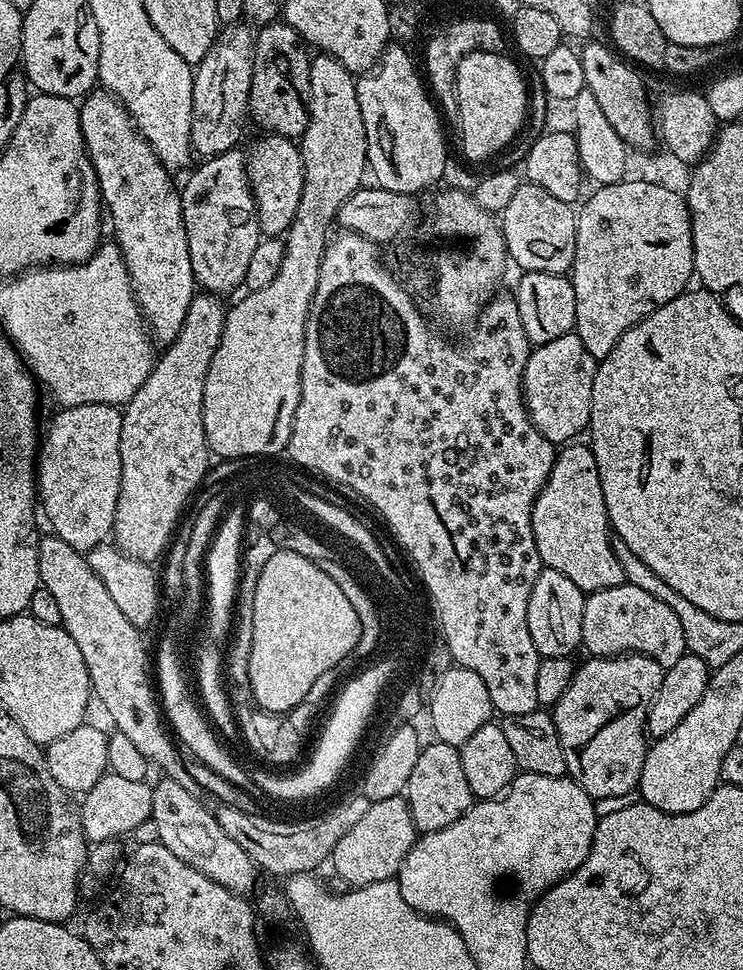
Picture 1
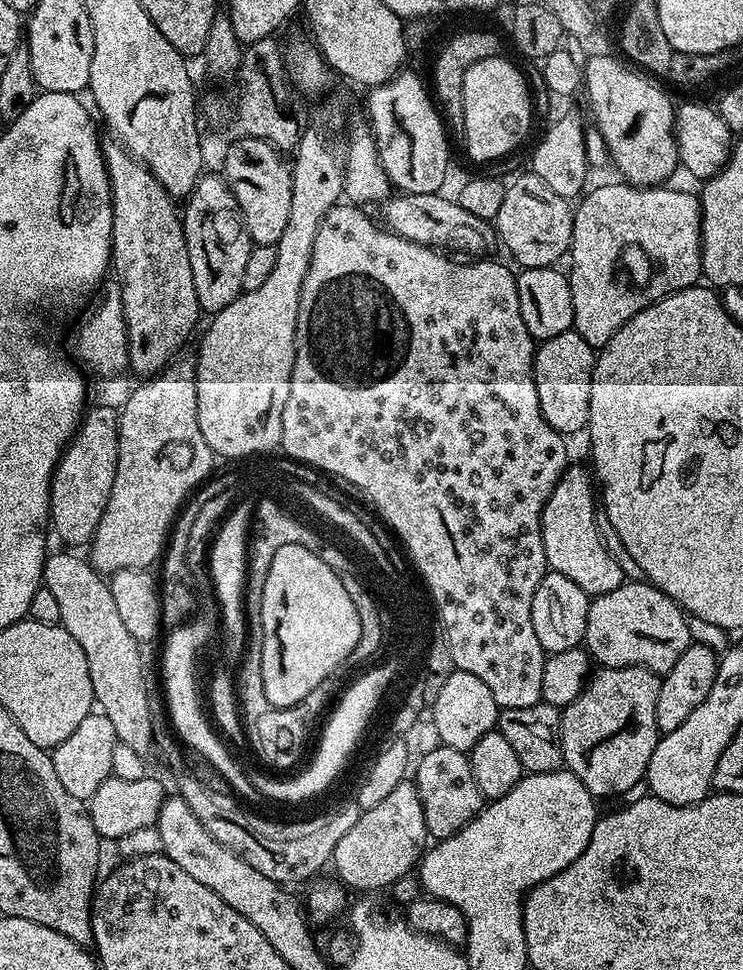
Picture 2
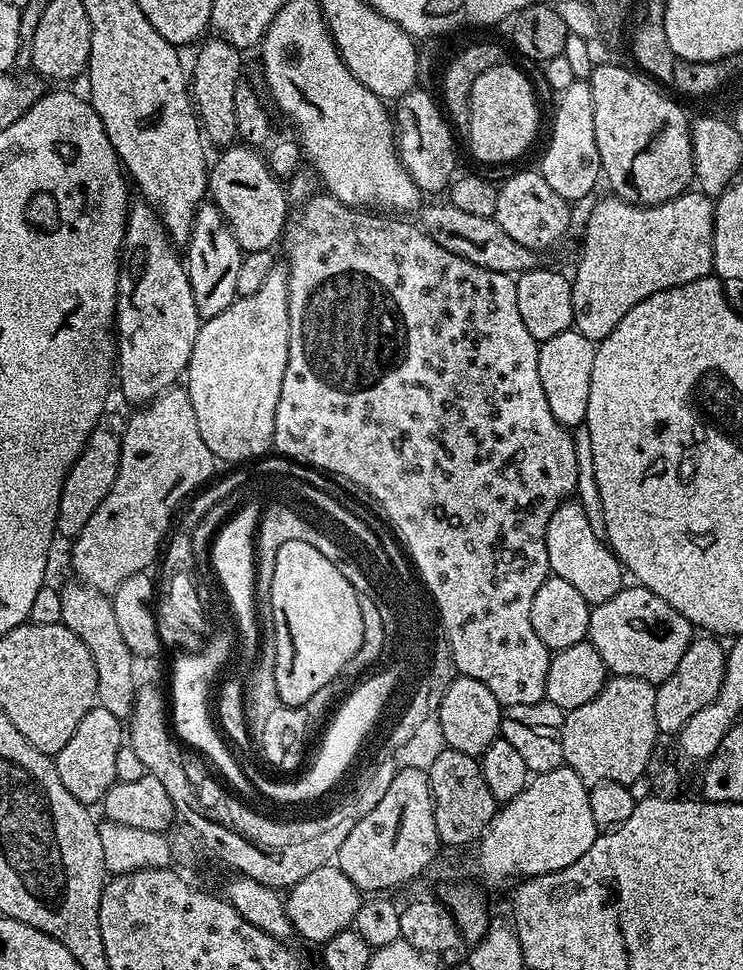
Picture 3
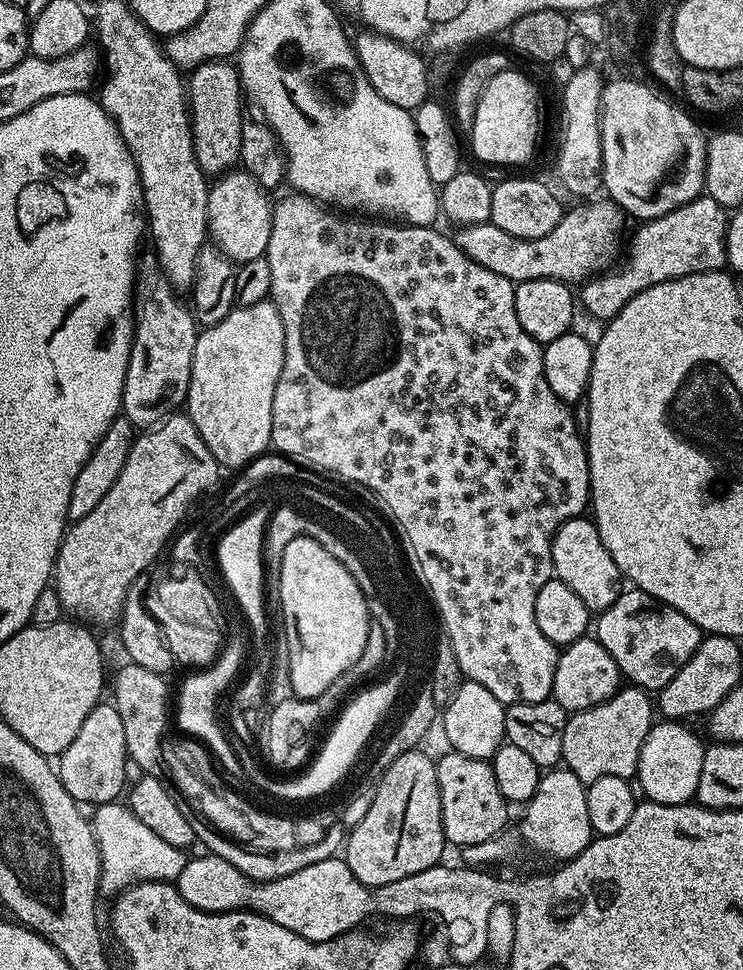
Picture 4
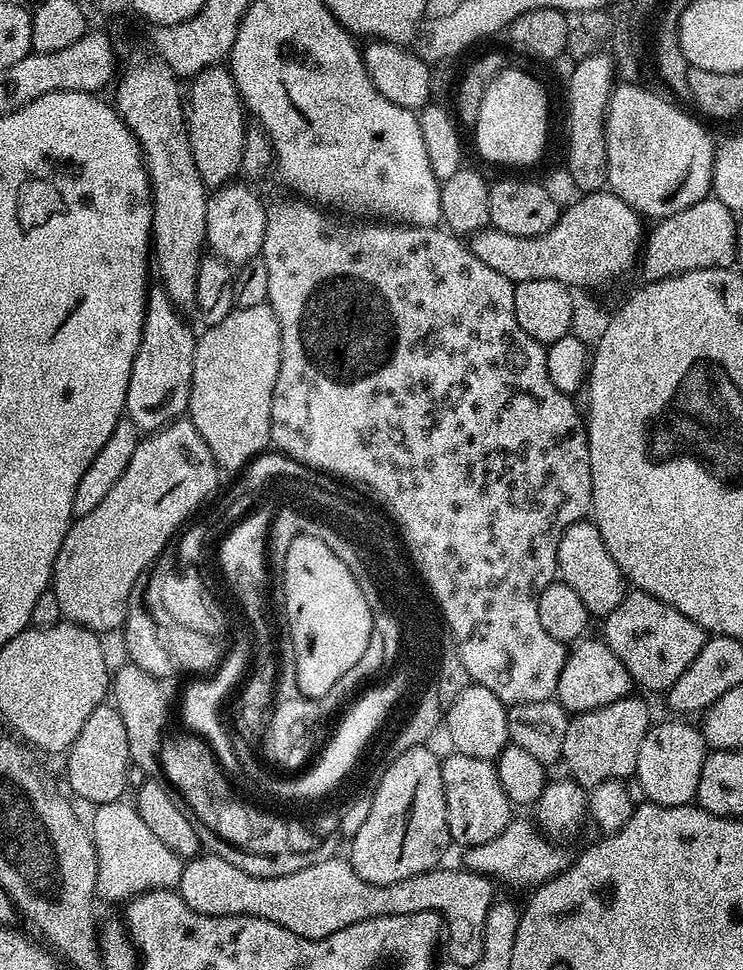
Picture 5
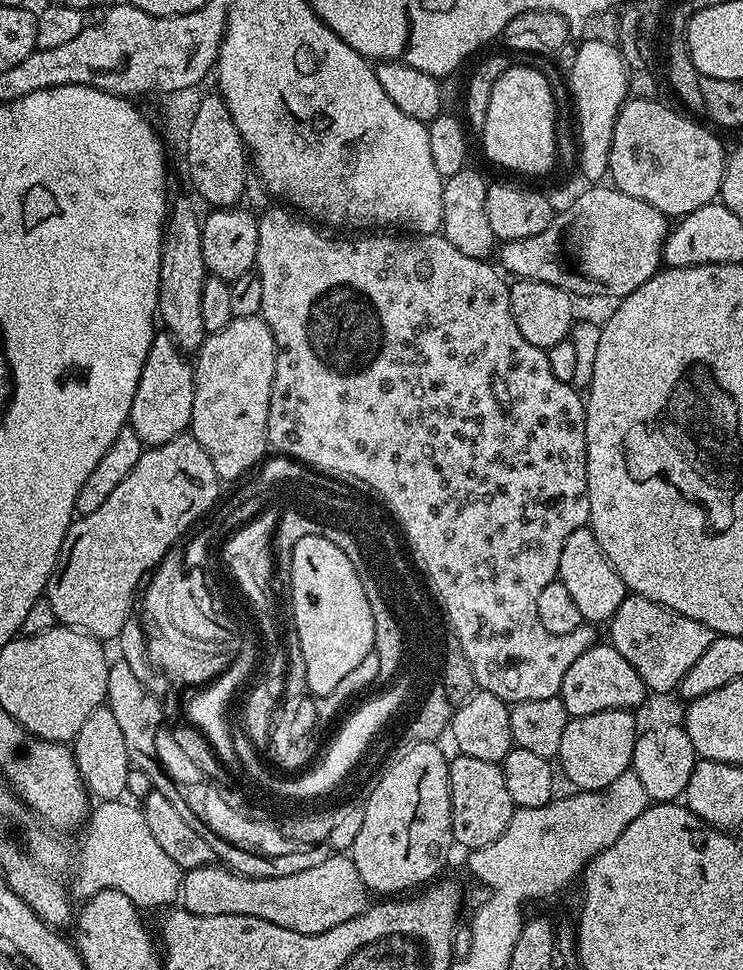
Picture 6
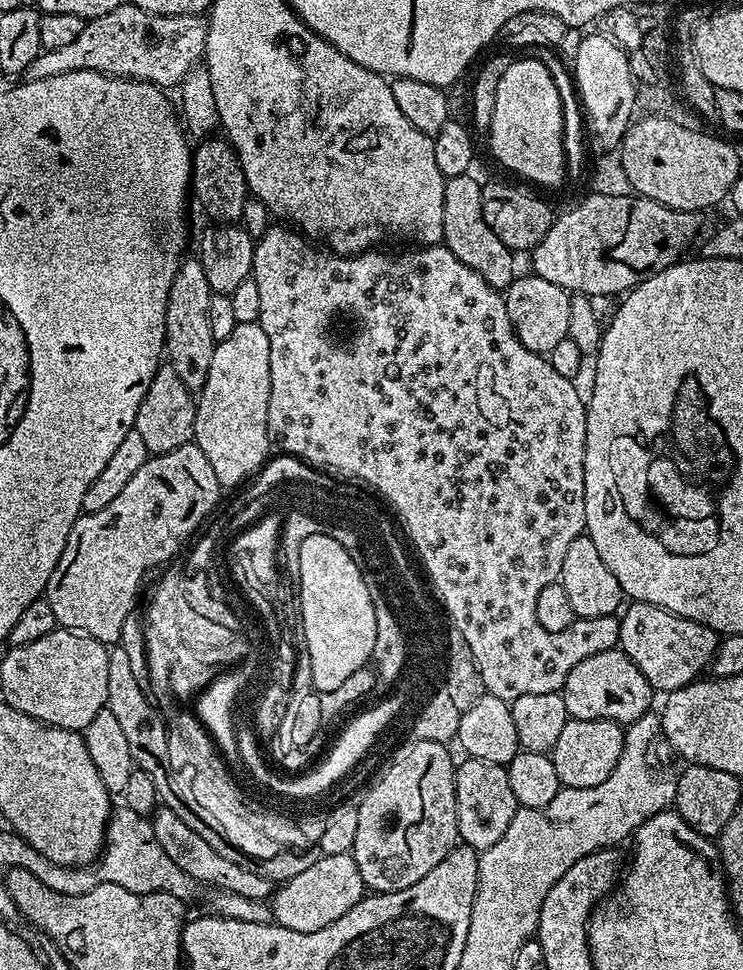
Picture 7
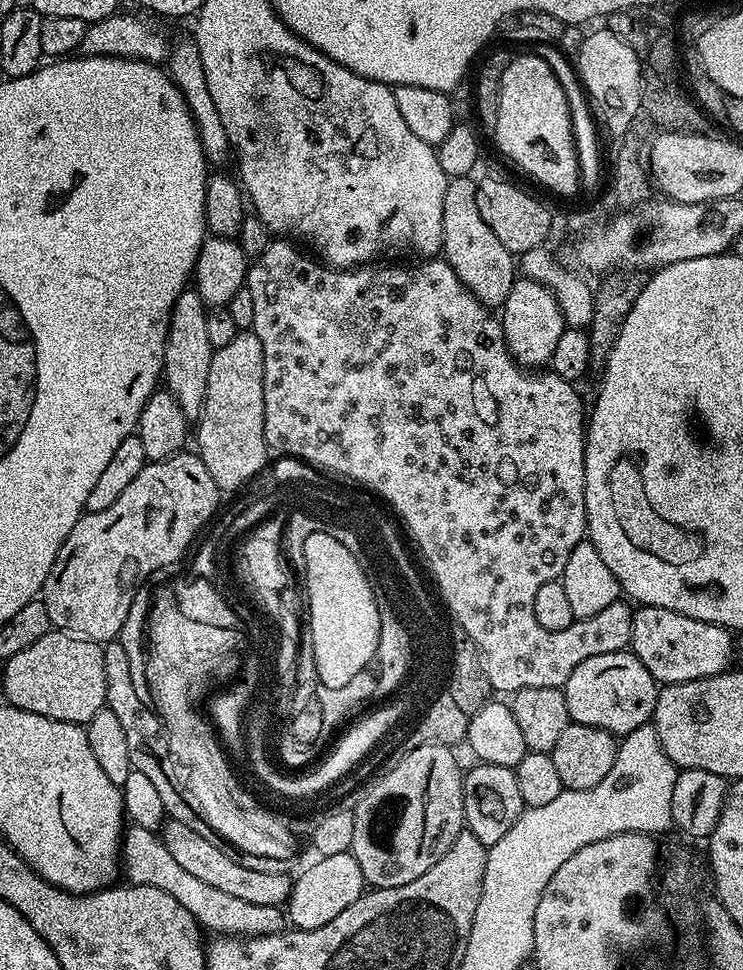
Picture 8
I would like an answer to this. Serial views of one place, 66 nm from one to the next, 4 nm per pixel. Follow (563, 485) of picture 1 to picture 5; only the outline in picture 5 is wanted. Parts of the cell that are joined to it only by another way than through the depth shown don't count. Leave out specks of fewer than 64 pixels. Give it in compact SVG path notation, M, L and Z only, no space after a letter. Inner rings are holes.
M582 519L571 524L562 534L558 542L557 568L559 579L578 598L582 598L582 606L593 617L603 618L611 614L624 600L626 595L626 577L624 571L610 558L610 550L606 550L606 542L602 542L602 534L595 523Z

